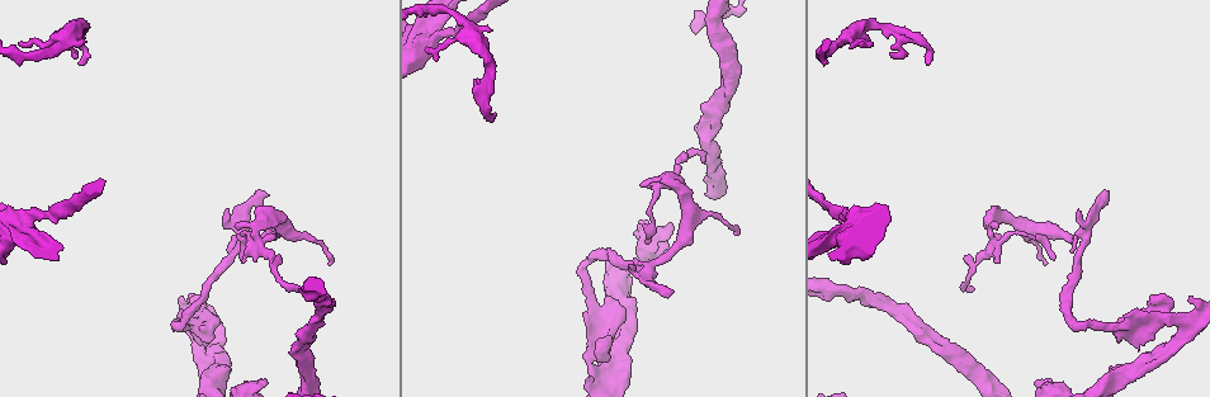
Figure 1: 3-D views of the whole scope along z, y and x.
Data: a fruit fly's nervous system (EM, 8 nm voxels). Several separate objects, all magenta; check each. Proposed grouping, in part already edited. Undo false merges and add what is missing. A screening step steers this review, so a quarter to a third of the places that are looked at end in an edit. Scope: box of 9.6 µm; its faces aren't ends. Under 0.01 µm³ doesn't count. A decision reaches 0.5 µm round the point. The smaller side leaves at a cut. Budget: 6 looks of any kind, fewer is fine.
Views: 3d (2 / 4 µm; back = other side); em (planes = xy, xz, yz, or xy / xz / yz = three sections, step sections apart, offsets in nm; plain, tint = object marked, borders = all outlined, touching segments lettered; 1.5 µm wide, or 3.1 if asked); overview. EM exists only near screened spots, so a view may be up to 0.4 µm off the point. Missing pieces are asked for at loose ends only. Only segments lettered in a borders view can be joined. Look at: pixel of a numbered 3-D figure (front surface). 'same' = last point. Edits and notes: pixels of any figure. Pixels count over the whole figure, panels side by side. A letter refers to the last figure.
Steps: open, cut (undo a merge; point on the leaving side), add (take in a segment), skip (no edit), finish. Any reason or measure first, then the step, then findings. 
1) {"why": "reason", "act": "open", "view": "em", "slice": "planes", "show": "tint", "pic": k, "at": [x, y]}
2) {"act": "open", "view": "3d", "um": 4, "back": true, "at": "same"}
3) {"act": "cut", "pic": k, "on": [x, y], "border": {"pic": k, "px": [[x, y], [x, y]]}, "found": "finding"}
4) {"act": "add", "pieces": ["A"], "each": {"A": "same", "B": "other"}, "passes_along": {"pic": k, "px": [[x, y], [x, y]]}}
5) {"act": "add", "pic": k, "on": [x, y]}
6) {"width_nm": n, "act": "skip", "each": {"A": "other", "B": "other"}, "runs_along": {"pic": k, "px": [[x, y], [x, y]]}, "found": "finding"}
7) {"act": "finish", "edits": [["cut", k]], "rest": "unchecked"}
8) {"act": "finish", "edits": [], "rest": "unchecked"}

{"why": "an open end", "act": "open", "view": "em", "slice": "xz", "step": 4, "show": "tint", "pic": 1, "at": [295, 290]}

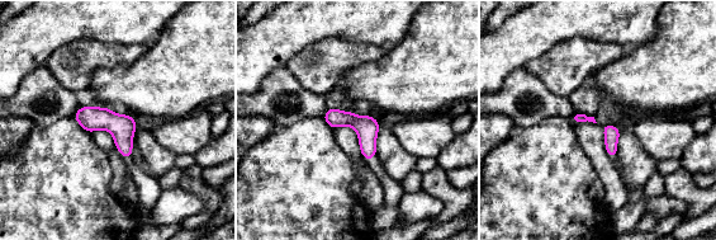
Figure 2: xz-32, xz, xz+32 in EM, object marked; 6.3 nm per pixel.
{"act": "open", "view": "em", "slice": "planes", "show": "borders", "at": "same"}

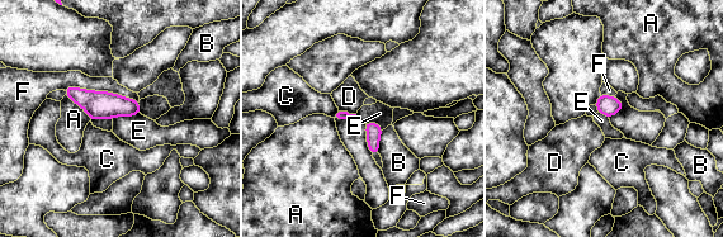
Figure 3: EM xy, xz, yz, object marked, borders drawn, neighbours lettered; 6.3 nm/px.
{"width_nm": 100, "act": "skip", "each": {"A": "other", "B": "other", "C": "other", "D": "other", "E": "other", "F": "other"}, "runs_along": {"pic": 3, "px": [[67, 91], [97, 104], [137, 110]]}, "found": "no lettered segment goes on from it"}

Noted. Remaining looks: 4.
{"act": "open", "view": "3d", "um": 4, "pic": 1, "at": [860, 44]}

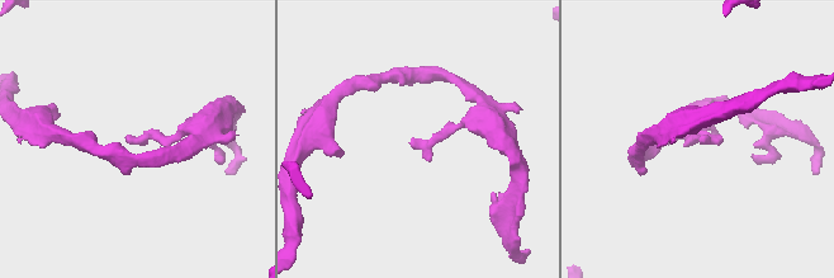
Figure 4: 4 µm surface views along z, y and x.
{"why": "shape alone is not enough", "act": "open", "view": "em", "slice": "planes", "show": "borders", "pic": 4, "at": [125, 139]}

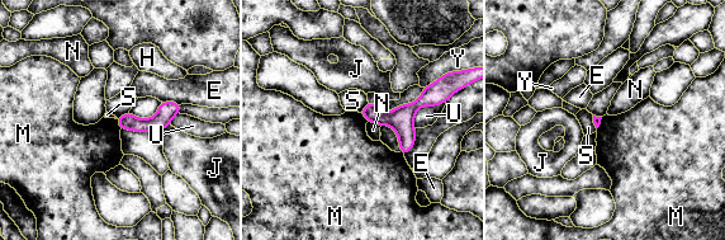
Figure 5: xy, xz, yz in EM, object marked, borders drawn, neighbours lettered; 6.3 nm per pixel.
{"longest_contact_nm": ["U", 260], "act": "skip", "each": {"E": "other", "H": "other", "J": "other", "M": "other", "N": "other", "S": "other", "U": "other", "Y": "other"}, "found": "no lettered segment goes on from it"}

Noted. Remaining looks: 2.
{"act": "finish", "edits": [], "rest": "unchecked"}

